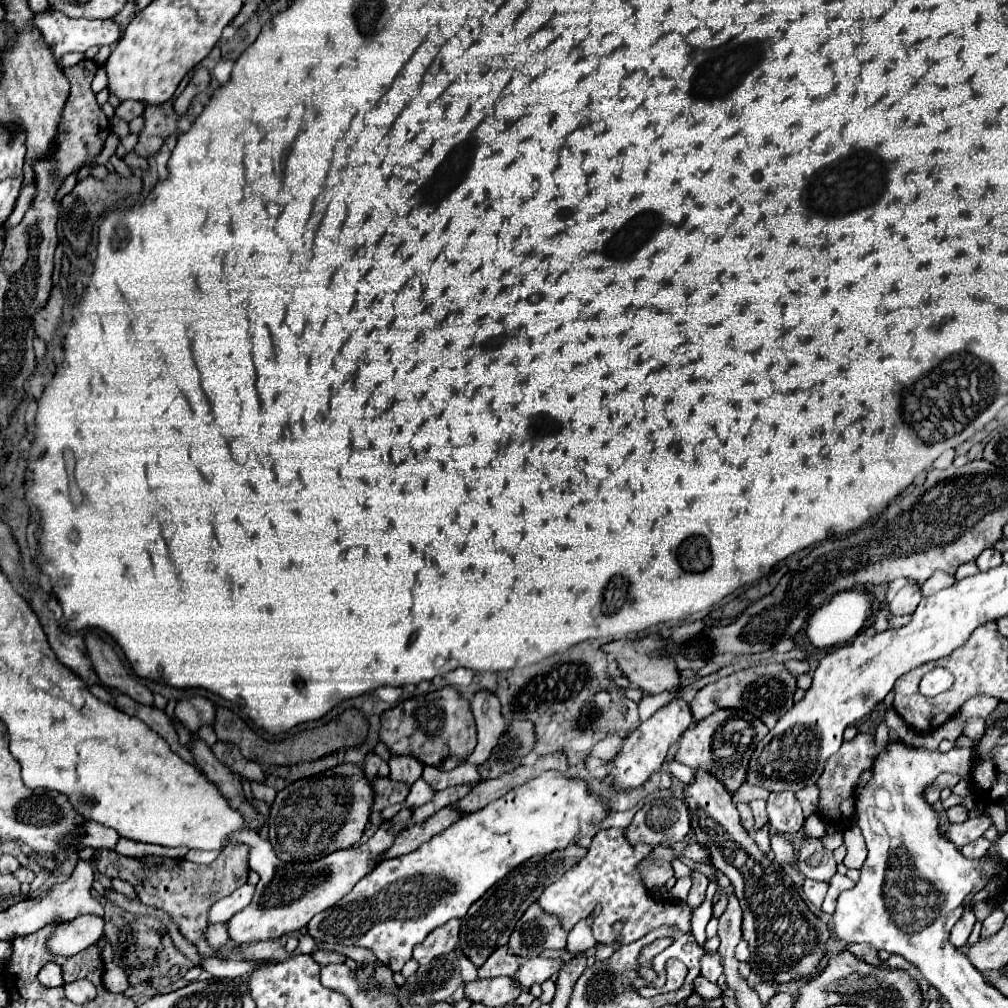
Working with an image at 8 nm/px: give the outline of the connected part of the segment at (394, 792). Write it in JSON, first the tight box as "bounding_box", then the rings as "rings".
{"bounding_box":[372,777,410,811],"rings":[[[376,777],[376,781],[372,781],[372,783],[374,783],[372,787],[376,793],[376,799],[374,799],[376,811],[382,811],[394,803],[402,803],[410,791],[410,787],[406,783],[392,781],[390,777]]]}

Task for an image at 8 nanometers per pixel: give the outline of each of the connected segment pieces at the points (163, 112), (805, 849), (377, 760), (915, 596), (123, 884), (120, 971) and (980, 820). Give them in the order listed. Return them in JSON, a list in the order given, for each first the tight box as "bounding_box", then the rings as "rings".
[{"bounding_box":[134,105,180,157],"rings":[[[148,105],[142,117],[146,119],[146,125],[138,137],[134,153],[140,157],[154,157],[164,139],[178,131],[180,117],[172,111],[172,105]]]},{"bounding_box":[796,839,836,881],"rings":[[[802,839],[796,867],[804,873],[804,877],[814,881],[830,881],[836,873],[836,861],[832,851],[822,847],[820,839]]]},{"bounding_box":[364,751,388,779],"rings":[[[370,751],[364,759],[364,773],[368,779],[374,779],[376,775],[388,775],[388,763],[374,751]]]},{"bounding_box":[888,585,922,615],"rings":[[[918,585],[904,587],[888,603],[888,609],[890,609],[892,615],[910,615],[910,613],[916,611],[920,599],[922,599],[922,595],[920,595],[920,587]]]},{"bounding_box":[112,879,136,899],"rings":[[[112,879],[112,891],[116,893],[122,893],[124,897],[128,899],[136,899],[136,891],[132,889],[132,885],[128,881],[122,881],[122,879]]]},{"bounding_box":[102,963,128,993],"rings":[[[106,963],[106,971],[102,975],[104,987],[112,993],[124,993],[128,989],[128,971],[124,967],[120,967],[118,963]]]},{"bounding_box":[944,813,992,849],"rings":[[[982,813],[974,819],[966,819],[964,823],[958,823],[958,825],[950,825],[944,835],[960,849],[964,847],[966,843],[972,843],[976,841],[978,837],[984,835],[984,831],[992,825],[992,817],[988,813]]]}]

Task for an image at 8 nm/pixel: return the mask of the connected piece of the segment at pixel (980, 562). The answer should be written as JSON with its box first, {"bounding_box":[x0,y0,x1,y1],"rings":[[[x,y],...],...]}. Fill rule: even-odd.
{"bounding_box":[976,549,1002,571],"rings":[[[986,549],[986,551],[982,551],[980,557],[976,559],[976,565],[978,565],[980,571],[988,571],[988,569],[1000,565],[1000,563],[1002,563],[1002,553],[996,551],[996,549]]]}

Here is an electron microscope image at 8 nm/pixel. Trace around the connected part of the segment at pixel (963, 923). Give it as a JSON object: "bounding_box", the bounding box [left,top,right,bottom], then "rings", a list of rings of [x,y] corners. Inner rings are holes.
{"bounding_box":[950,909,976,947],"rings":[[[966,909],[966,911],[962,913],[960,921],[952,927],[952,933],[950,933],[950,941],[952,941],[952,945],[956,945],[956,947],[964,947],[966,941],[968,941],[968,937],[970,937],[970,933],[972,933],[974,923],[976,923],[976,917],[974,917],[972,909]]]}

